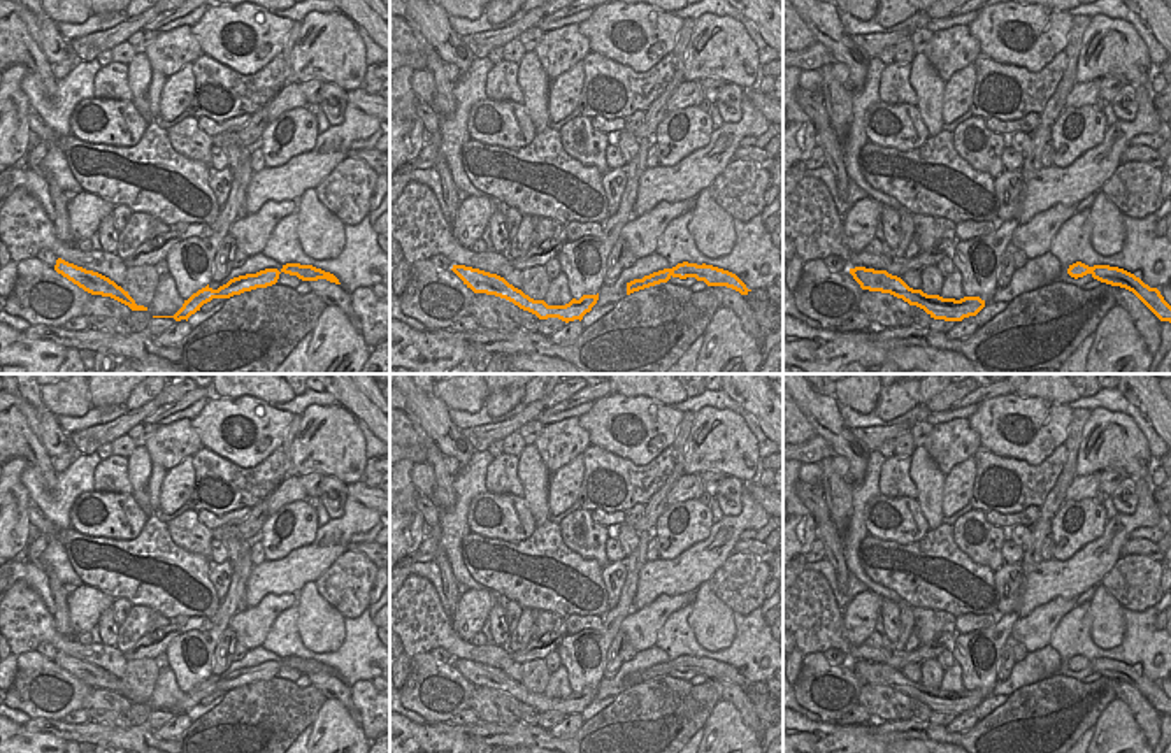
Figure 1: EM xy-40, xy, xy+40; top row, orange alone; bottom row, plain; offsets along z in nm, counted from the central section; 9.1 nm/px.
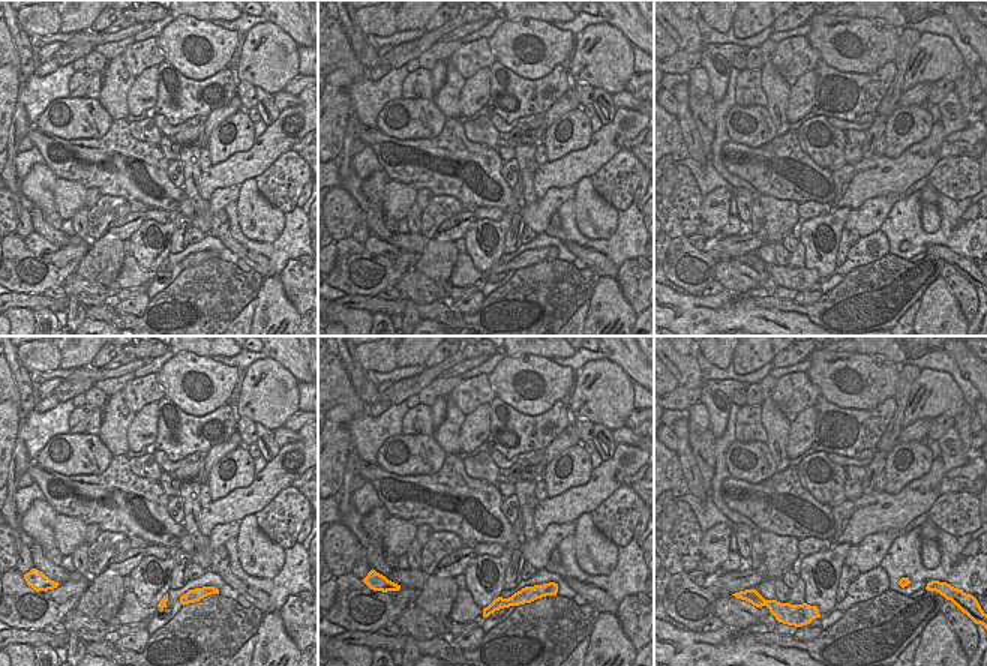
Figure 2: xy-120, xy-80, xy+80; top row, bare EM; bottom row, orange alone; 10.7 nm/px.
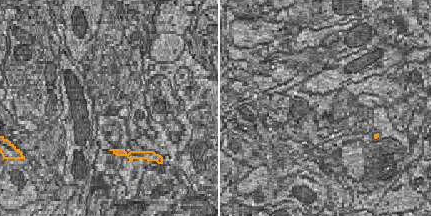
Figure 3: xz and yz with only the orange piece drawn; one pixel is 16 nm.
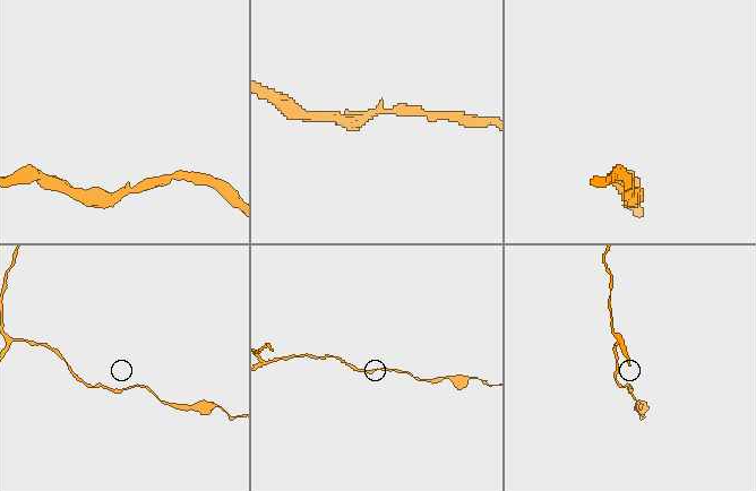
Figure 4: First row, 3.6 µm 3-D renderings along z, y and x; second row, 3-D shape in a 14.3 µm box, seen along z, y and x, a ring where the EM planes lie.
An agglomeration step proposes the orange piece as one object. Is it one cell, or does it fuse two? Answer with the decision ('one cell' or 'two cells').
one cell

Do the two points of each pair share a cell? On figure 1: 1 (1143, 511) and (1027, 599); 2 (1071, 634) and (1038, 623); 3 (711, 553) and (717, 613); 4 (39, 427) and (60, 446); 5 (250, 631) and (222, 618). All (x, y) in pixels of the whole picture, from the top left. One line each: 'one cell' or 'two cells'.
1: one cell
2: two cells
3: two cells
4: one cell
5: two cells

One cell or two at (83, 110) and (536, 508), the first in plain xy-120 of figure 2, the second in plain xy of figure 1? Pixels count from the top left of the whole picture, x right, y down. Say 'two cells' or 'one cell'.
two cells

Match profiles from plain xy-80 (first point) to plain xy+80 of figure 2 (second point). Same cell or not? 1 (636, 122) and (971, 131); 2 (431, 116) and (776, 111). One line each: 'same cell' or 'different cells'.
1: different cells
2: different cells

